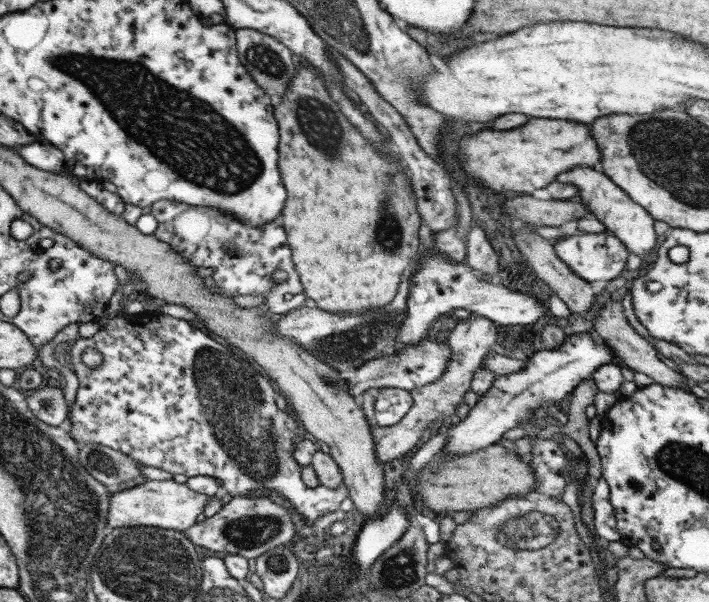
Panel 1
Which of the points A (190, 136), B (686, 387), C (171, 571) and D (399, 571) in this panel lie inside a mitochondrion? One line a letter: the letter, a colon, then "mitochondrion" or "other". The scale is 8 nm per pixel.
A: mitochondrion
B: other
C: mitochondrion
D: mitochondrion

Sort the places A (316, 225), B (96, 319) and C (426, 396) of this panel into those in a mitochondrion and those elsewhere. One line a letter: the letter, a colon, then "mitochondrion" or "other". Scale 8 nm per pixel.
A: other
B: other
C: other

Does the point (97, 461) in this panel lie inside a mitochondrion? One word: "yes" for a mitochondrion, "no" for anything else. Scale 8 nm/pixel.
yes

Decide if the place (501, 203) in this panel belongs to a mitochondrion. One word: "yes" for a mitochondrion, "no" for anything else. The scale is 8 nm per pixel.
no

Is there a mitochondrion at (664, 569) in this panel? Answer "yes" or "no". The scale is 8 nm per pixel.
no

